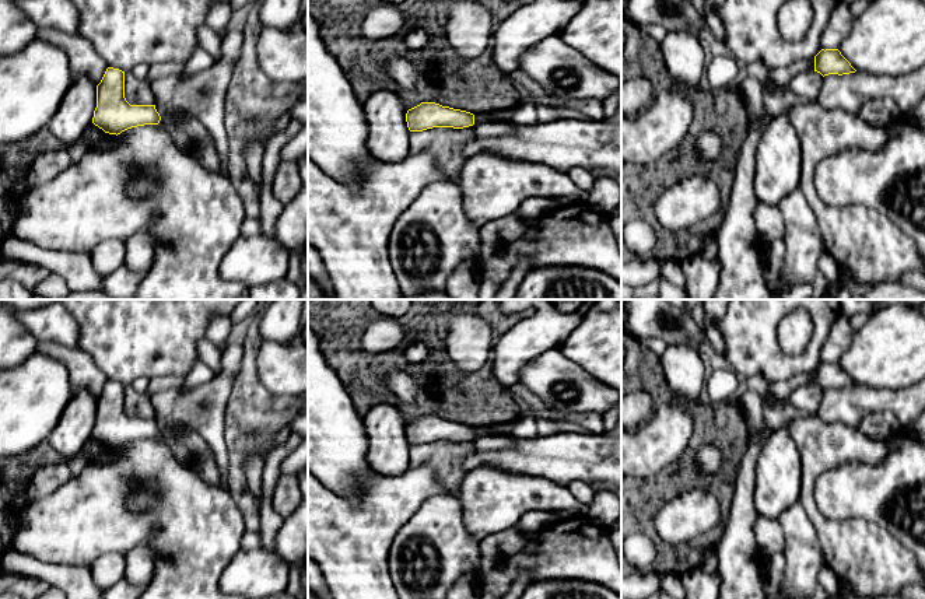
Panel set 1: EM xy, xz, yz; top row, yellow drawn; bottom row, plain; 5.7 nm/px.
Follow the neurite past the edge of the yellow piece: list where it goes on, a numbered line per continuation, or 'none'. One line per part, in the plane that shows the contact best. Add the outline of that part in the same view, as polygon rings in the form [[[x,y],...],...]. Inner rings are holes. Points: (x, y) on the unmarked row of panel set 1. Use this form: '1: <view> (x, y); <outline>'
none

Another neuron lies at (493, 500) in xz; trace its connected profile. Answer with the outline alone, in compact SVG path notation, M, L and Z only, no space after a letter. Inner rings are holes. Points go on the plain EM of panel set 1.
M495 466L469 470L455 494L467 533L477 542L515 526L530 511L564 512L570 518L588 516L589 512L567 486Z

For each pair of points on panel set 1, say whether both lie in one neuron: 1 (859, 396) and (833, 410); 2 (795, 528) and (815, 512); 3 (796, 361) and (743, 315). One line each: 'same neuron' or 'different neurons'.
1: same neuron
2: different neurons
3: same neuron

